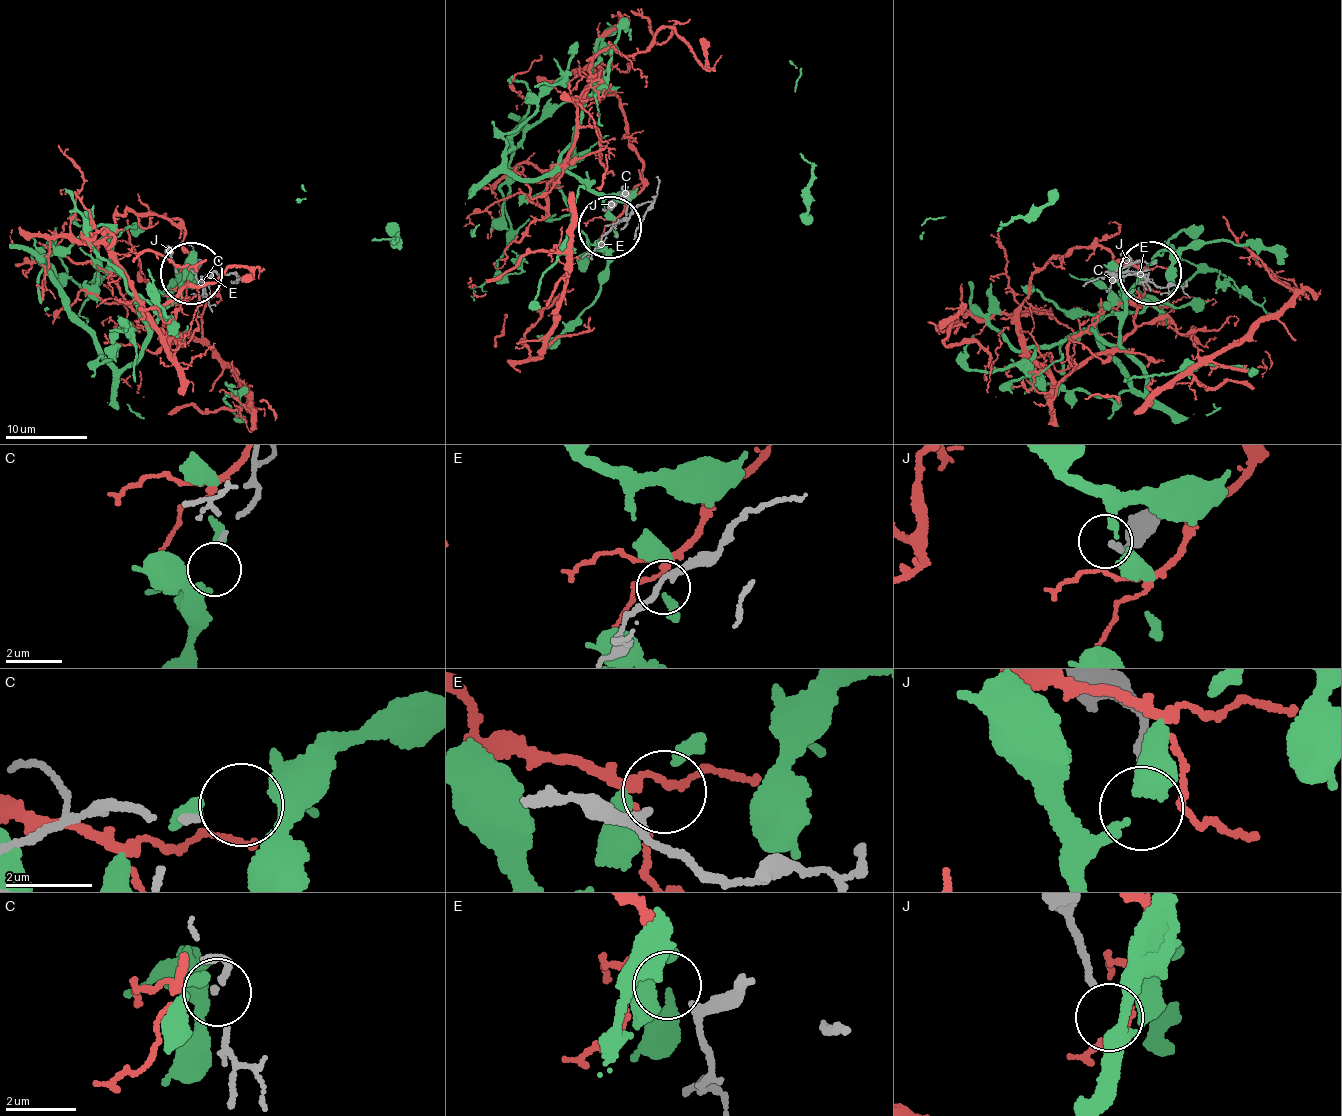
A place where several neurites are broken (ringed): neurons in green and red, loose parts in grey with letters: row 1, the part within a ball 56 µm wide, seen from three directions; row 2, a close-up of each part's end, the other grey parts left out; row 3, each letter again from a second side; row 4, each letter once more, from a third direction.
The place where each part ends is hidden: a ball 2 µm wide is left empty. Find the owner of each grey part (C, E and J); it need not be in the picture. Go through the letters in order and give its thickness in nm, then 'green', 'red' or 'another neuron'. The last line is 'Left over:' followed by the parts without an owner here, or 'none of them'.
C: 120 nm thick; another neuron
E: 190 nm thick; red
J: 170 nm thick; another neuron
Left over: C, J

